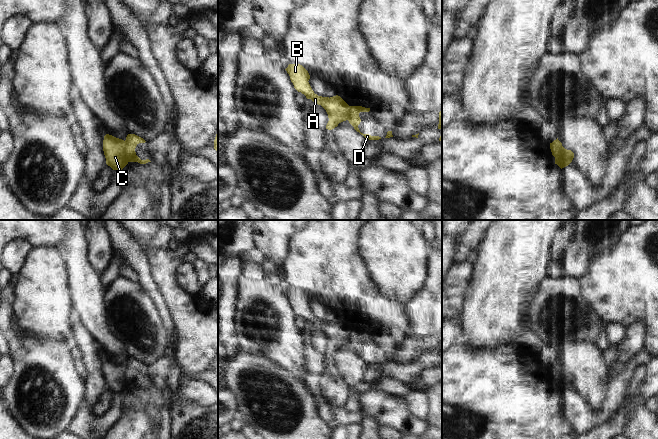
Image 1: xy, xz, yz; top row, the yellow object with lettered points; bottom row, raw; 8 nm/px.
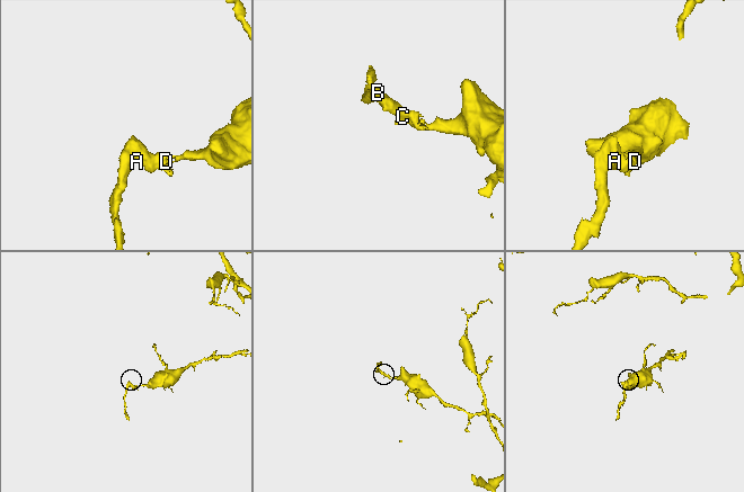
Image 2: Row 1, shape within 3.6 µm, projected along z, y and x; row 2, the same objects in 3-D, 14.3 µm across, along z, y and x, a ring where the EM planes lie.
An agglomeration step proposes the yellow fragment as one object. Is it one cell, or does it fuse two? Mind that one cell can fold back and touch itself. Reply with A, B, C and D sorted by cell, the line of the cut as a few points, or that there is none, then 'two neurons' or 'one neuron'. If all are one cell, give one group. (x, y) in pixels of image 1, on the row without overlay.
A B C / D; cut in yz along (558, 371), (557, 374), (570, 386); two neurons

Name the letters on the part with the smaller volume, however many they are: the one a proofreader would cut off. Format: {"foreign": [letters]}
{"foreign": ["A", "B", "C"]}

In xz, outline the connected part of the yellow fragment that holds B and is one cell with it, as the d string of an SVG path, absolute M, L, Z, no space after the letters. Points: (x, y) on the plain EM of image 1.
M289 288L285 294L298 316L301 316L307 323L311 323L314 327L321 329L326 334L329 342L326 353L332 354L339 347L348 344L350 330L338 319L329 322L315 318L308 306L310 299L302 289Z

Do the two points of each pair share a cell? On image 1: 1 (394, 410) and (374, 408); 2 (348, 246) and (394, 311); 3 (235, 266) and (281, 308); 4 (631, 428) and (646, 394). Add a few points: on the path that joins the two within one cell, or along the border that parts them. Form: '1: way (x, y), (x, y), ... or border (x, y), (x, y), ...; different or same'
1: way (389, 410), (379, 407); same
2: way (348, 264), (348, 272), (376, 300); same
3: border (241, 275), (238, 279), (238, 295), (236, 298); different
4: border (645, 402), (635, 402), (630, 407), (626, 420); different

